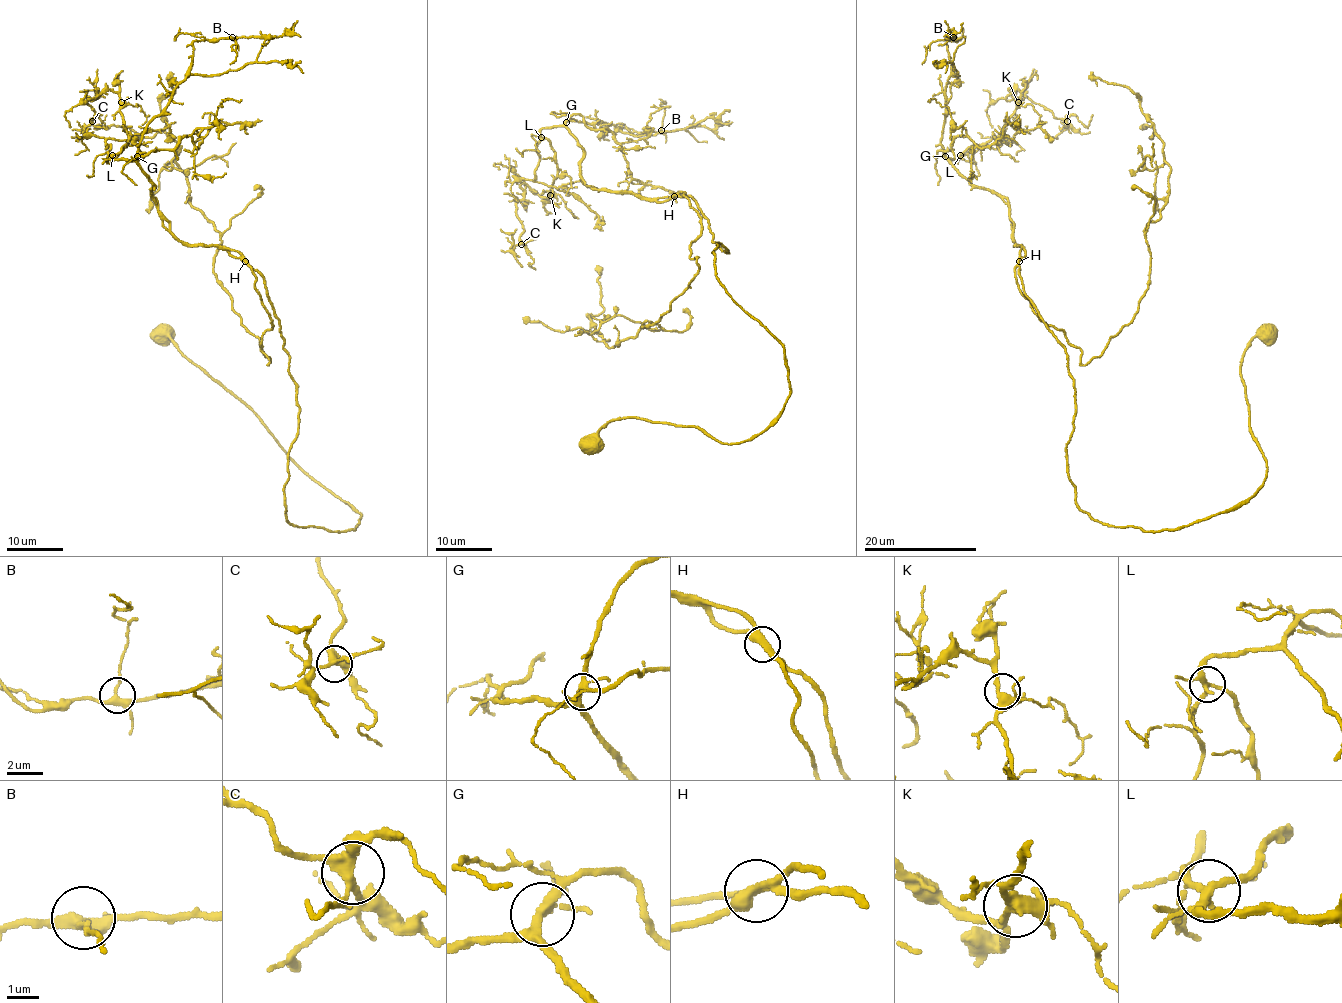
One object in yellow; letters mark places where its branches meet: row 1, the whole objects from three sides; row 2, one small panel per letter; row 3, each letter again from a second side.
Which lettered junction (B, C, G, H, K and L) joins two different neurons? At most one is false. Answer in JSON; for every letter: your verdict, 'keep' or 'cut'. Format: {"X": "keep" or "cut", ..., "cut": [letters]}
{"B": "keep", "C": "keep", "G": "keep", "H": "keep", "K": "keep", "L": "keep", "cut": []}

